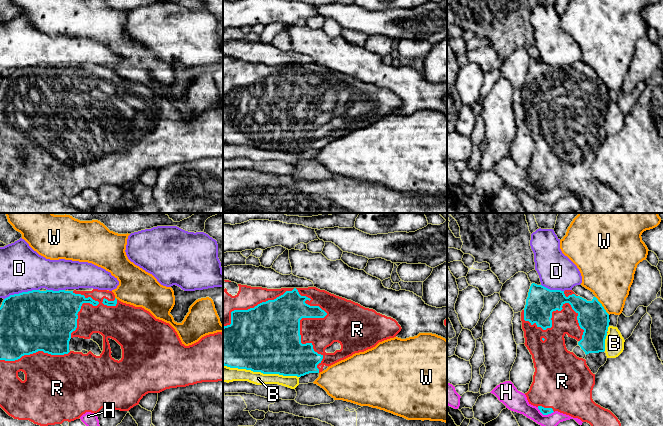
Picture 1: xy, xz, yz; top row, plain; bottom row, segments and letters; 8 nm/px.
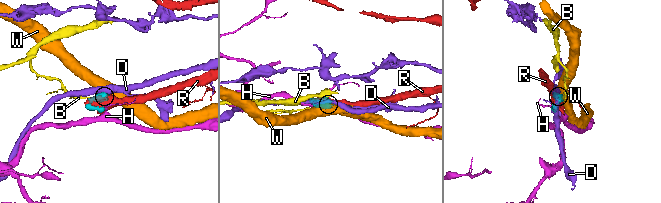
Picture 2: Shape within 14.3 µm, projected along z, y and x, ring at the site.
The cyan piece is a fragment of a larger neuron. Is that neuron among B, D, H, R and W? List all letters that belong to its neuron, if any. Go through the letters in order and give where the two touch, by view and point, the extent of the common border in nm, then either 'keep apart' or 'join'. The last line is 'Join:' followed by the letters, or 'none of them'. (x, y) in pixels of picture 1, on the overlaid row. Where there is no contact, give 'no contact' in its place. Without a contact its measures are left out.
B: xz (261, 372) | 600 nm | keep apart
D: xy (22, 292) | 300 nm | keep apart
H: yz (545, 414) | 140 nm | keep apart
R: xz (309, 305) | 850 nm | join
W: yz (601, 305) | 190 nm | keep apart
Join: R

